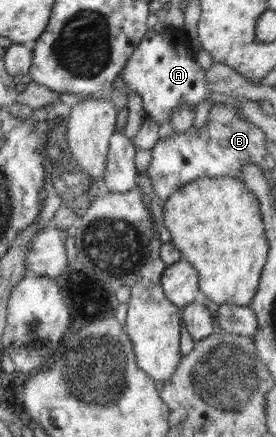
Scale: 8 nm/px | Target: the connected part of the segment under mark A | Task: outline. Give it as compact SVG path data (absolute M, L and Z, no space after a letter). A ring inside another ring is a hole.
M148 29L139 42L125 67L112 84L112 89L120 92L137 92L142 101L146 116L153 118L159 125L171 122L171 116L182 105L198 107L204 100L209 102L212 92L208 90L205 71L197 60L188 53L188 48L176 38L176 46L166 31Z

